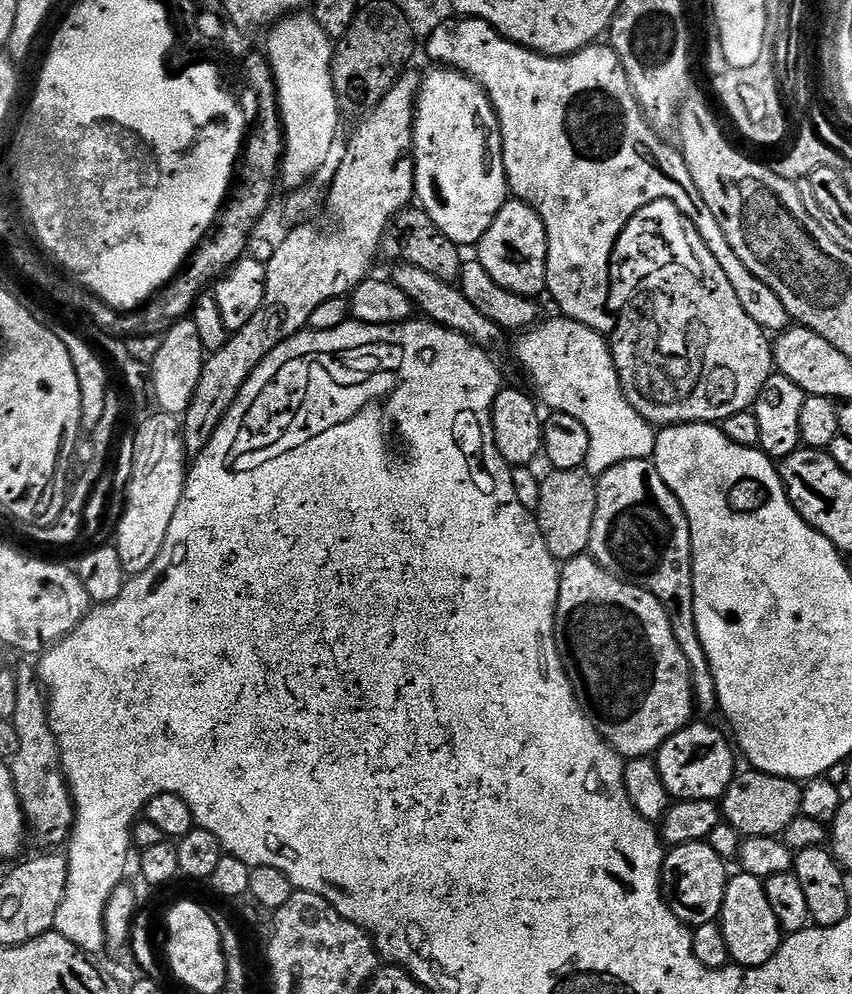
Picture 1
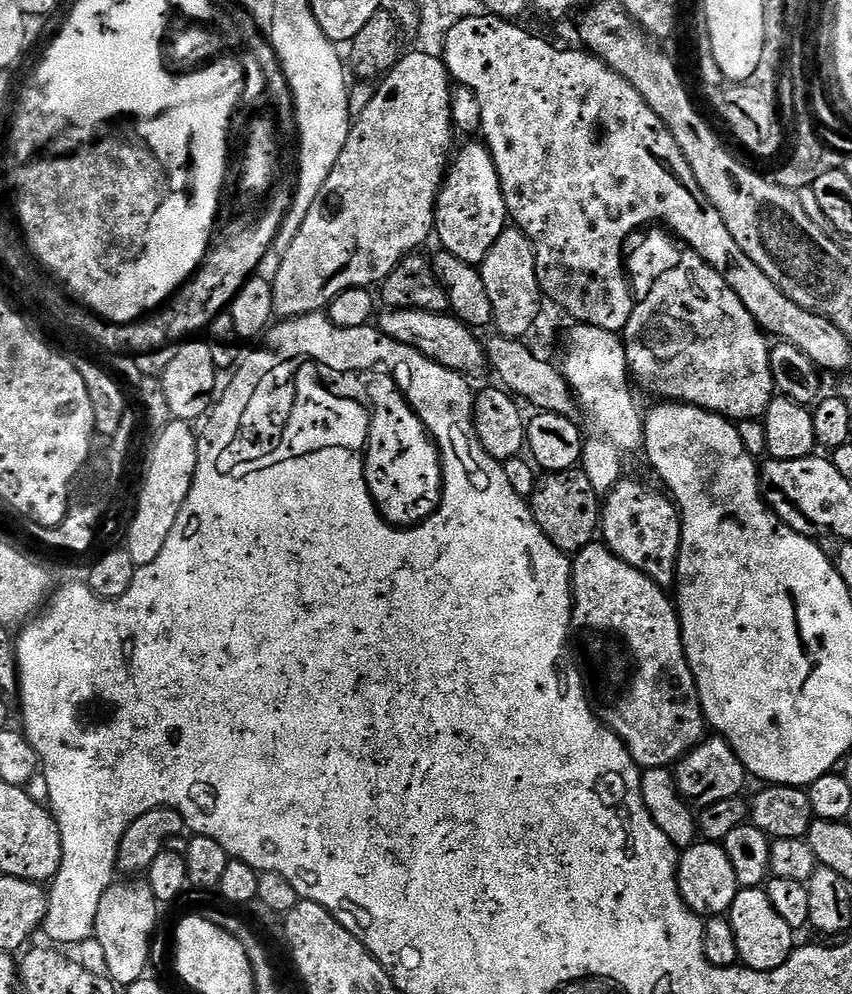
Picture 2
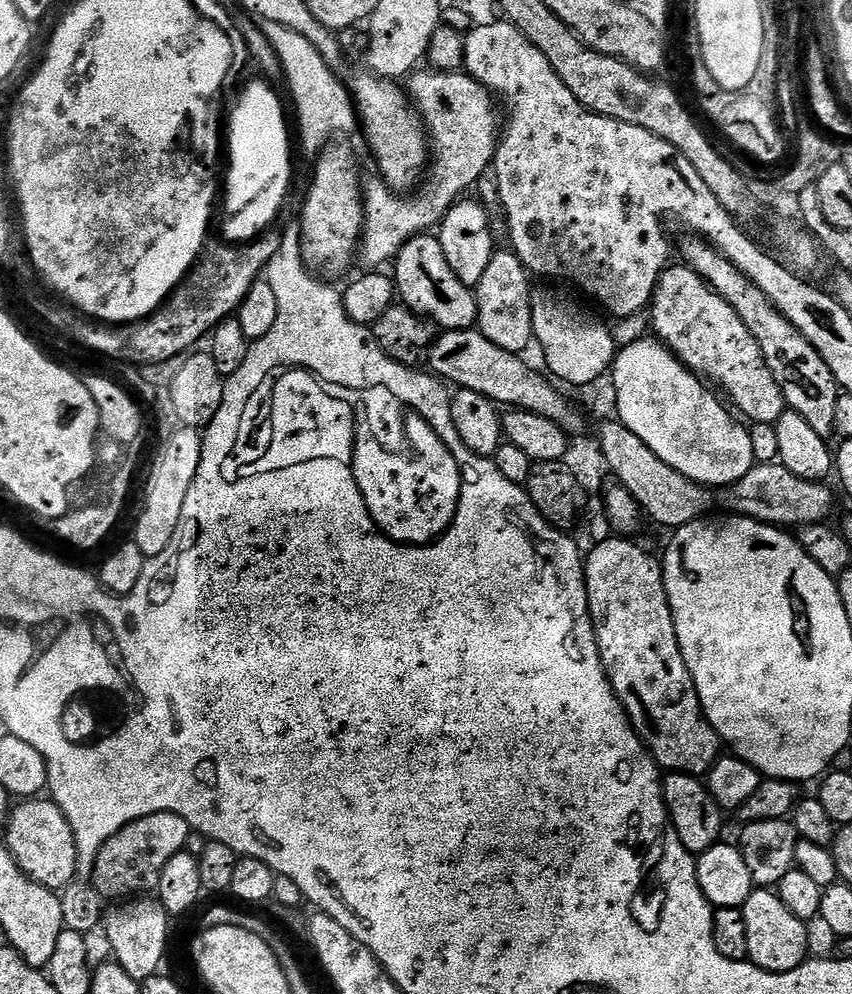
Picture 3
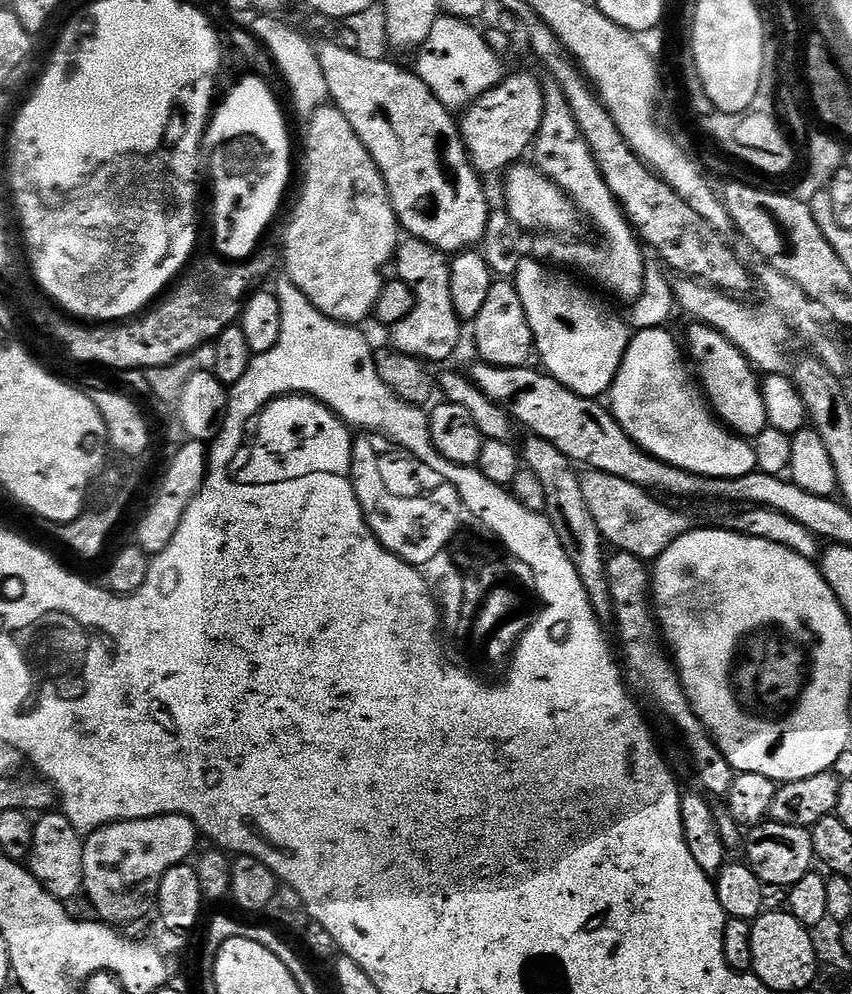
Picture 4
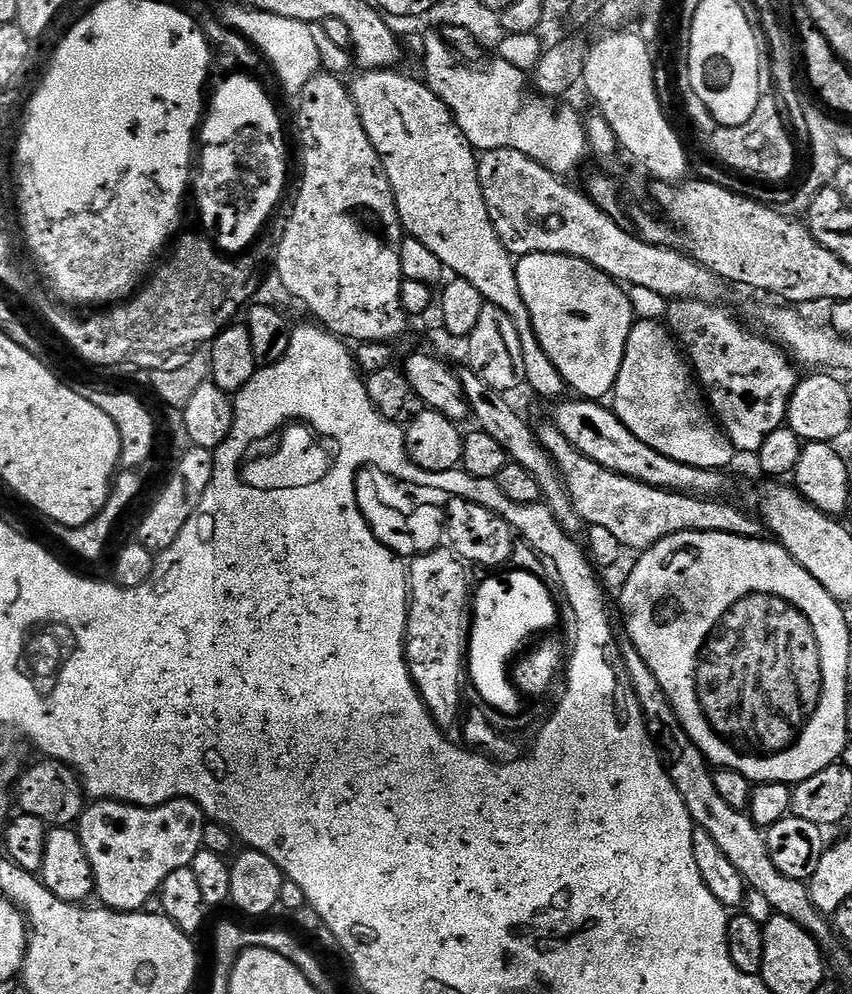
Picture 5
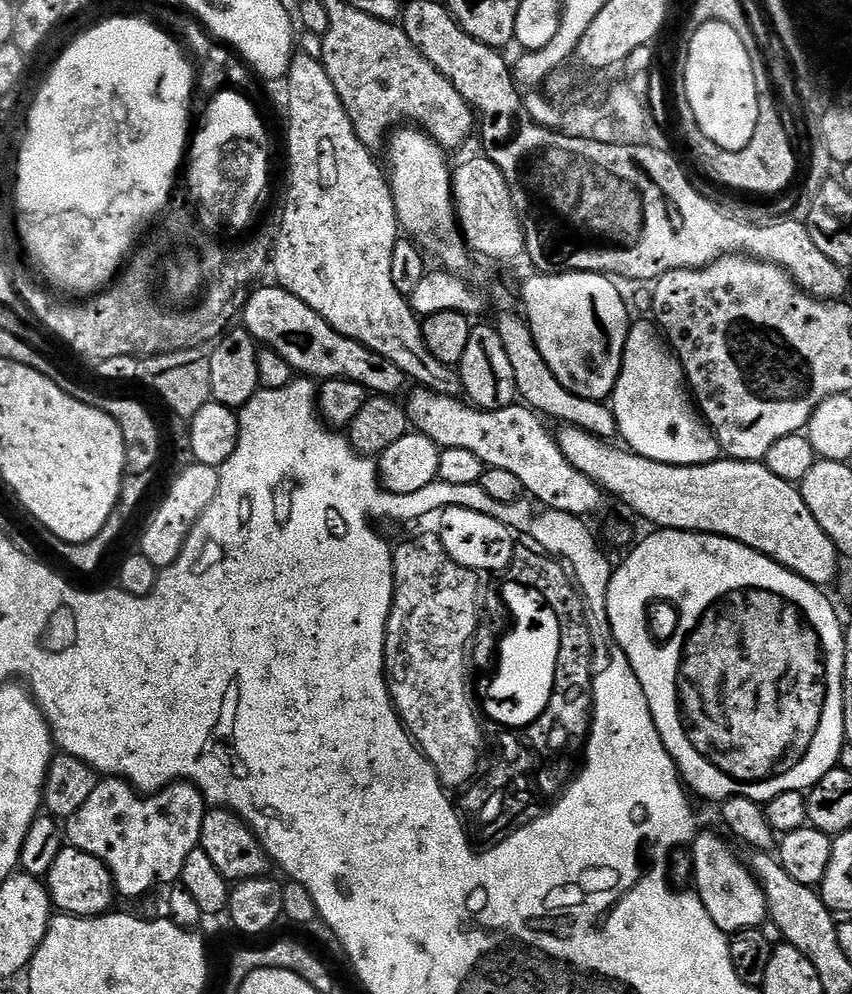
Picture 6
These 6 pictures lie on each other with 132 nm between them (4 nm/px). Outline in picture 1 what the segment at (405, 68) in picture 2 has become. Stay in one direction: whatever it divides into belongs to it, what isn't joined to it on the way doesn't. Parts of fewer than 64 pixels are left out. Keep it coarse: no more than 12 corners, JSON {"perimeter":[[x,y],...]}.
{"perimeter":[[421,73],[359,121],[326,192],[266,260],[258,314],[205,359],[189,457],[254,370],[369,279],[413,203]]}

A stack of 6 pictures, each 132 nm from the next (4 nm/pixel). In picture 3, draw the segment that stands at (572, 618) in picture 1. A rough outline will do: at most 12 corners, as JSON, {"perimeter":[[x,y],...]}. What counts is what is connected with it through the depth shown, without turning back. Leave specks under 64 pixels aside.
{"perimeter":[[584,560],[600,661],[657,765],[704,778],[722,741],[684,661],[661,561]]}

